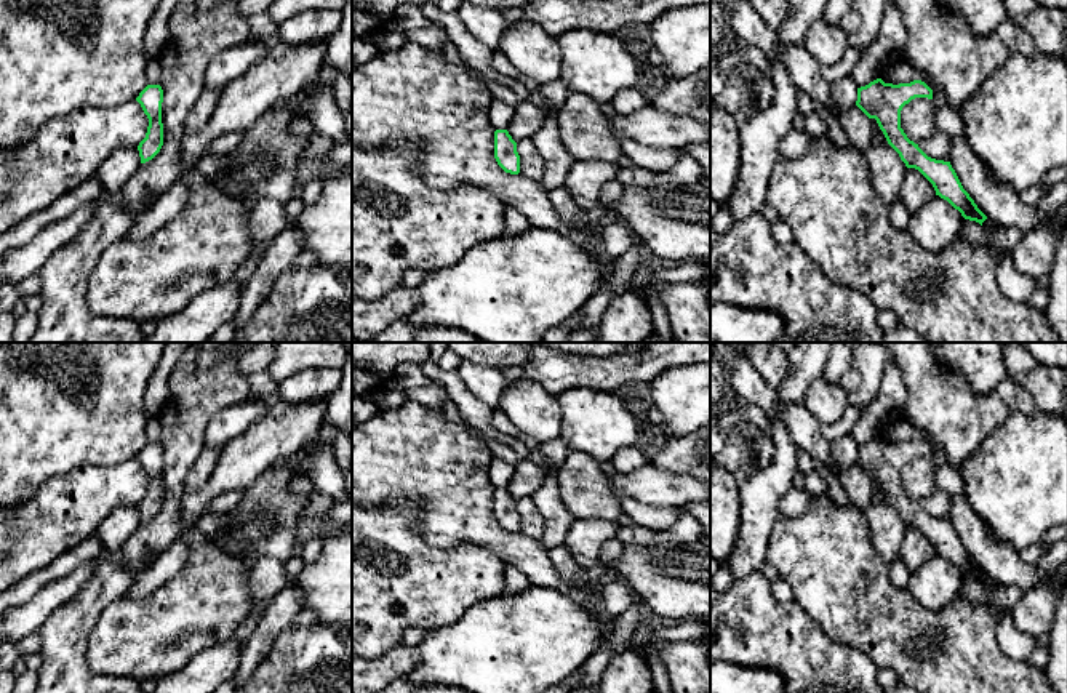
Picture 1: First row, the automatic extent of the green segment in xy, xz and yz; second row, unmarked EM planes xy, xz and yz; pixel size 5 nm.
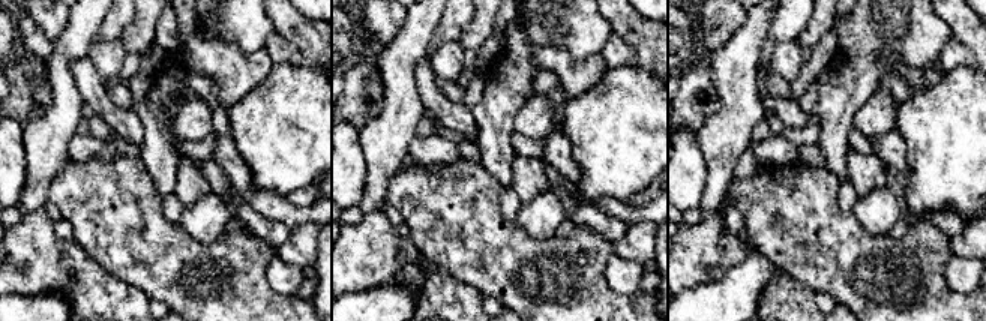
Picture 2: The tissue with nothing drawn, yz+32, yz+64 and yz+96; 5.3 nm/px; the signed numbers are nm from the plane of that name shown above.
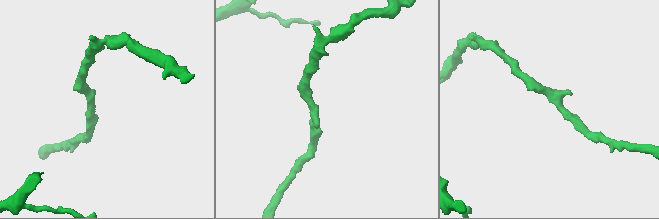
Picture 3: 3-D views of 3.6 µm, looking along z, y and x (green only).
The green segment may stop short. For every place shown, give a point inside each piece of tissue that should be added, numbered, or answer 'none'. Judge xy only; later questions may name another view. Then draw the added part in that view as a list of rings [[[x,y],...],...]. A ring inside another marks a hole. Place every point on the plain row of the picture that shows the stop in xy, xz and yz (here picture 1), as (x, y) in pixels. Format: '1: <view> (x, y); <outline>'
none

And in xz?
none

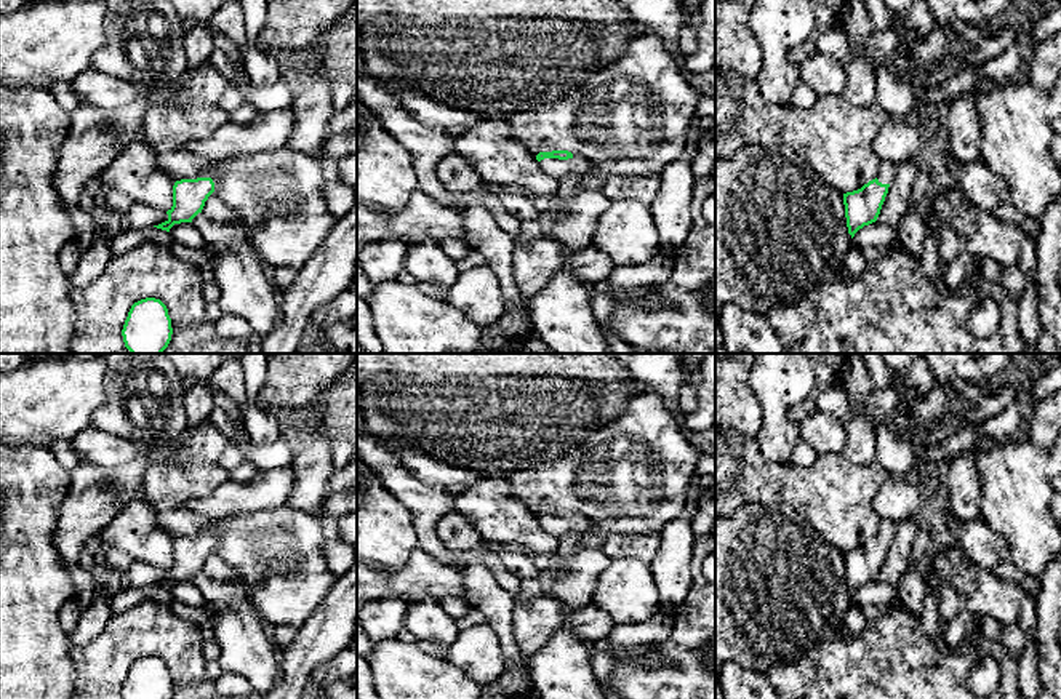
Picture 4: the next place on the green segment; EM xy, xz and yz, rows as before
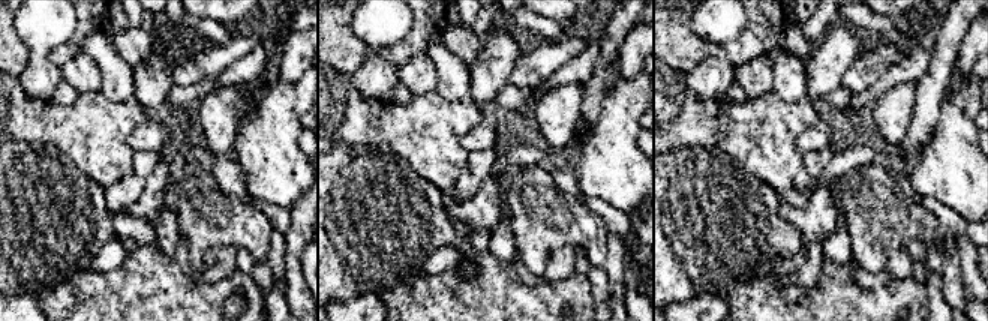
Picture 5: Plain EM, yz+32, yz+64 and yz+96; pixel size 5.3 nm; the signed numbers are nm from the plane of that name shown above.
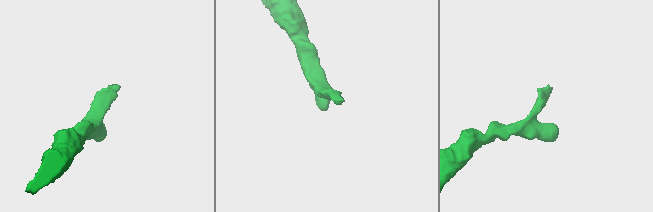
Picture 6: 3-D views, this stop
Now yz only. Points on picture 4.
1: yz (887, 530); [[[882,520],[880,526],[879,526],[879,531],[877,531],[879,541],[891,542],[895,534],[896,534],[896,526],[898,526],[898,521]]]

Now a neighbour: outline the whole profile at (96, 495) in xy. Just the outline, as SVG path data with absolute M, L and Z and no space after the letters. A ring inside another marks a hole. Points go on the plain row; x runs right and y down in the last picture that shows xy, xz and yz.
M149 461L102 467L80 462L72 472L53 531L53 545L69 568L78 563L90 541L134 499L146 501L142 481Z

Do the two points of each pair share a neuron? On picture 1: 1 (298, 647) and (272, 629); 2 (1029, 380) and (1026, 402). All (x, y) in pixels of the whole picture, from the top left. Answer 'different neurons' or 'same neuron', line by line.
1: different neurons
2: different neurons

